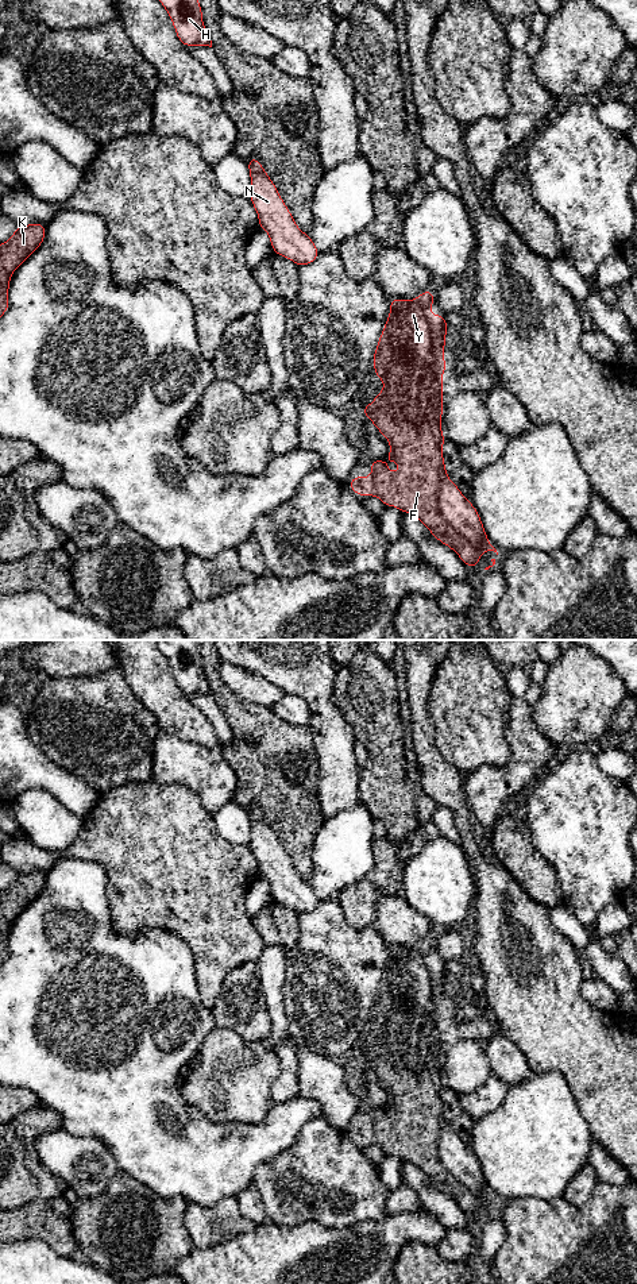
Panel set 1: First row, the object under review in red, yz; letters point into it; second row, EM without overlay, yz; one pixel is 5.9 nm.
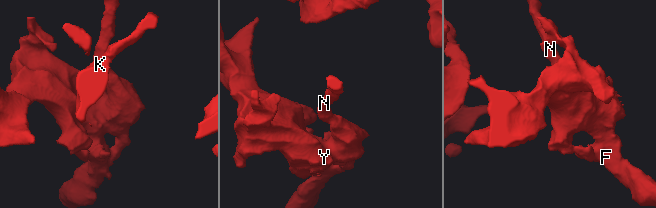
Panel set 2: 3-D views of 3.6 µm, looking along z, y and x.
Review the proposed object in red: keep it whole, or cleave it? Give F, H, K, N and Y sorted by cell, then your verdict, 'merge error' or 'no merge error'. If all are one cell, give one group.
groups F K Y / H N; merge error

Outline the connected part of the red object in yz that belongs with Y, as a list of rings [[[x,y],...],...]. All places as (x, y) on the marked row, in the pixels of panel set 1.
[[[429,289],[414,300],[390,300],[390,313],[379,336],[379,343],[386,350],[405,350],[420,367],[414,370],[414,381],[406,385],[405,401],[399,401],[387,392],[379,392],[371,405],[363,405],[363,413],[390,443],[390,454],[386,459],[398,462],[399,470],[397,473],[390,471],[382,459],[370,460],[372,474],[370,477],[354,477],[348,486],[359,497],[375,496],[382,500],[385,506],[394,506],[404,513],[413,514],[440,543],[452,548],[466,566],[472,567],[478,560],[478,552],[444,520],[439,510],[439,487],[448,478],[443,456],[445,437],[441,431],[444,409],[441,375],[448,369],[443,355],[445,333],[451,329],[443,315],[429,312],[435,301],[436,297]]]

